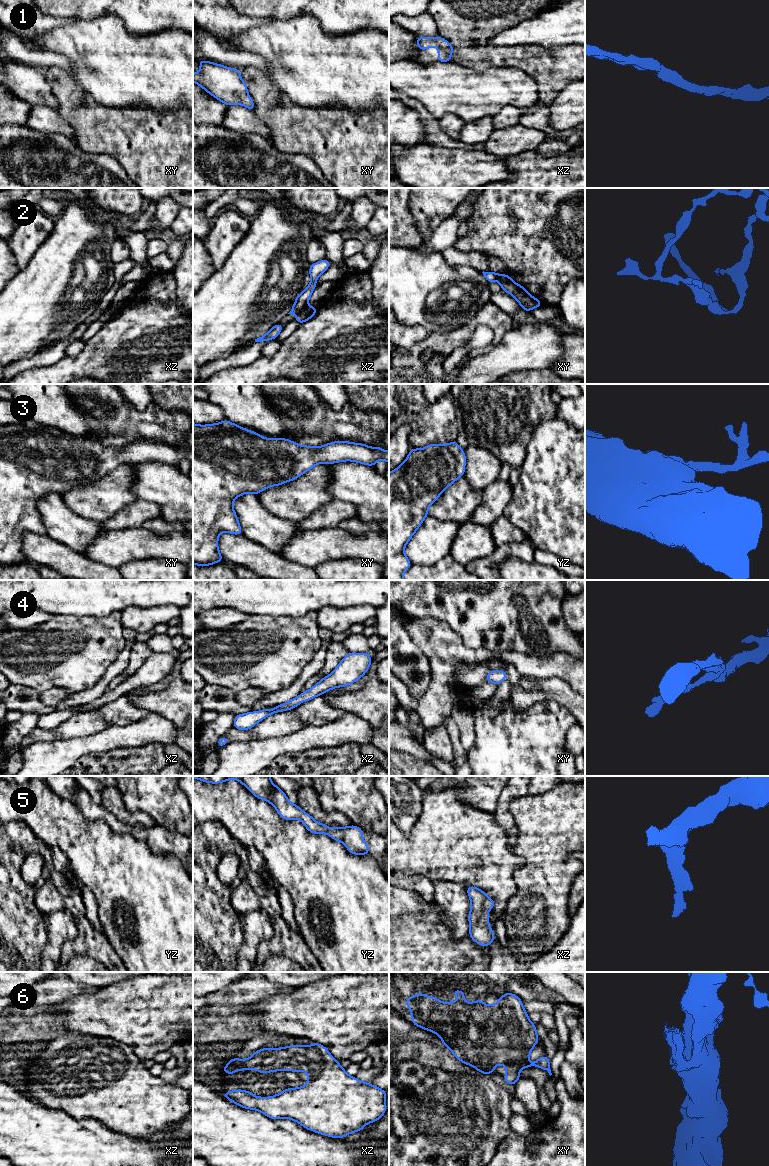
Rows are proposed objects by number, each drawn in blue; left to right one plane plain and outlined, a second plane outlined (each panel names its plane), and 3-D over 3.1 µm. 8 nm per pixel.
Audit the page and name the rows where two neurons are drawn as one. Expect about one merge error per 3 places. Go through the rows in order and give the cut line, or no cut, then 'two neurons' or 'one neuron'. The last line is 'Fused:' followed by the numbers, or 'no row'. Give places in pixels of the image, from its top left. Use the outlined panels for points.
1: no cut; one neuron
2: cut in xz along (307, 304), (298, 313); two neurons
3: no cut; one neuron
4: no cut; one neuron
5: no cut; one neuron
6: no cut; one neuron
Fused: 2

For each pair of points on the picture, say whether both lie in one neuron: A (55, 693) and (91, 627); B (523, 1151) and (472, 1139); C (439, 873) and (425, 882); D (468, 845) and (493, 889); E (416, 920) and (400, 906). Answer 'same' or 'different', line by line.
A: different
B: different
C: different
D: same
E: same

